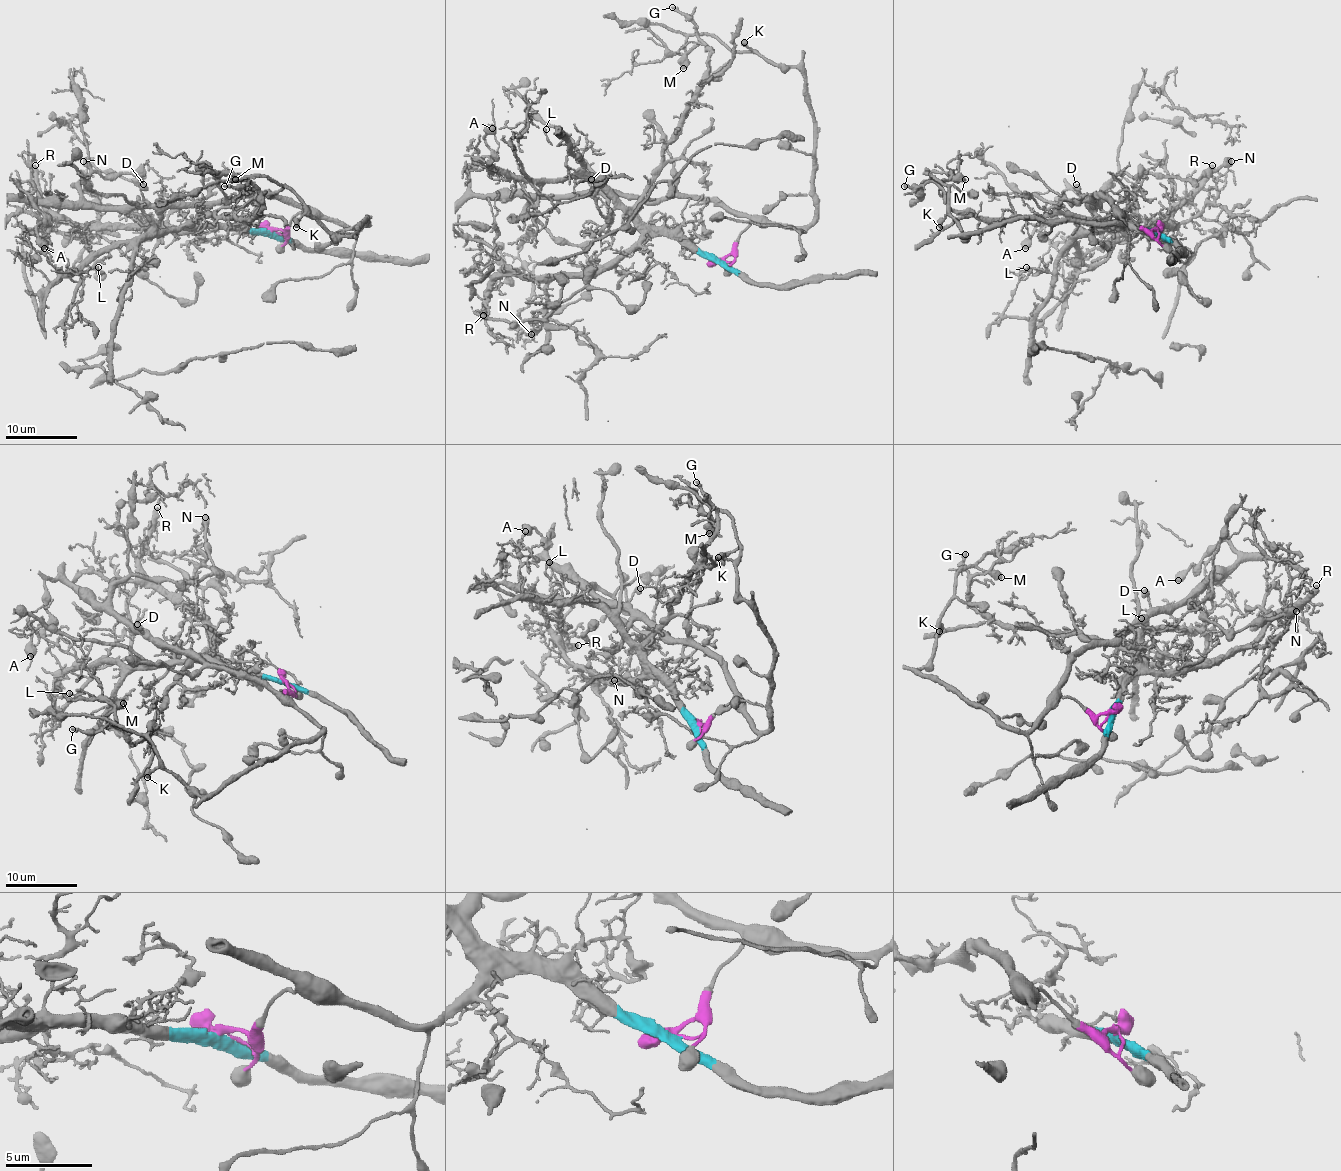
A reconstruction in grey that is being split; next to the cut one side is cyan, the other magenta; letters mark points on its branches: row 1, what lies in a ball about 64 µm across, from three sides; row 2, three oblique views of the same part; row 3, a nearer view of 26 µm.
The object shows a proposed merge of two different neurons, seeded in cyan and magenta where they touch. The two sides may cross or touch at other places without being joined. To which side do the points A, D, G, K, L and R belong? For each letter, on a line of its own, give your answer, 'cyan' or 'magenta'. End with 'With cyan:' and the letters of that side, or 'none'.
A: magenta
D: magenta
G: cyan
K: magenta
L: cyan
R: cyan
With cyan: G, L, R

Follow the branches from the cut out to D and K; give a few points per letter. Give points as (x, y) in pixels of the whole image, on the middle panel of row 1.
D: (720, 259), (733, 252), (733, 243), (751, 221), (746, 216), (711, 200), (600, 195), (591, 187), (591, 178)
K: (720, 259), (753, 223), (807, 227), (816, 209), (814, 114), (803, 74), (778, 67), (744, 42)

